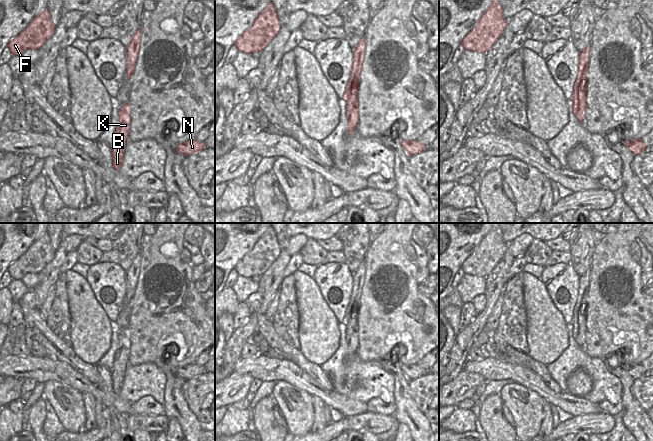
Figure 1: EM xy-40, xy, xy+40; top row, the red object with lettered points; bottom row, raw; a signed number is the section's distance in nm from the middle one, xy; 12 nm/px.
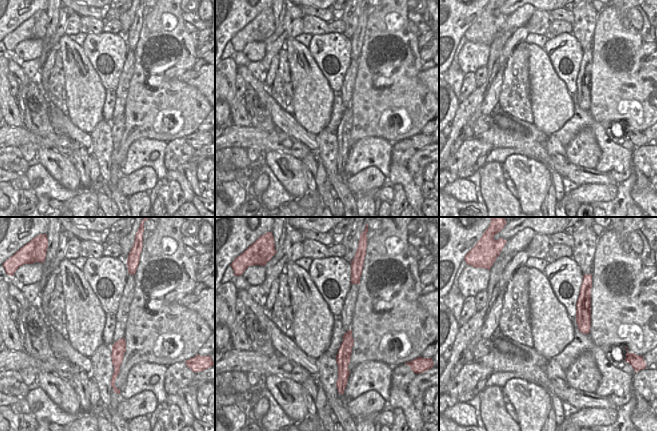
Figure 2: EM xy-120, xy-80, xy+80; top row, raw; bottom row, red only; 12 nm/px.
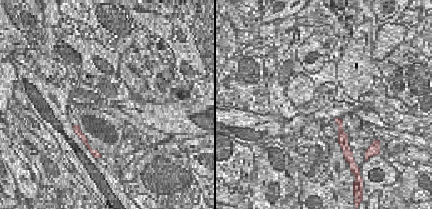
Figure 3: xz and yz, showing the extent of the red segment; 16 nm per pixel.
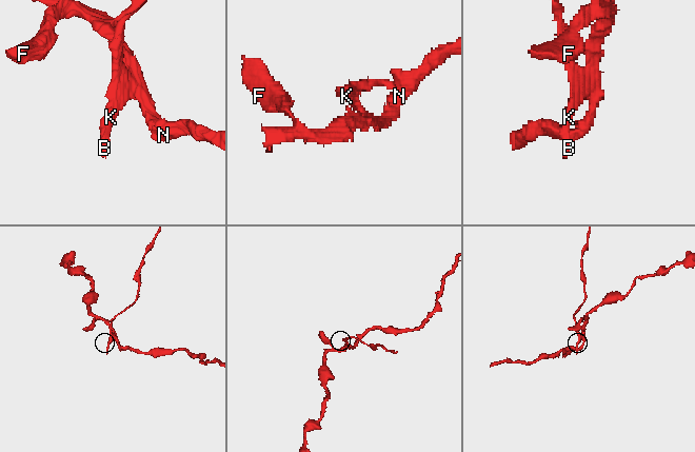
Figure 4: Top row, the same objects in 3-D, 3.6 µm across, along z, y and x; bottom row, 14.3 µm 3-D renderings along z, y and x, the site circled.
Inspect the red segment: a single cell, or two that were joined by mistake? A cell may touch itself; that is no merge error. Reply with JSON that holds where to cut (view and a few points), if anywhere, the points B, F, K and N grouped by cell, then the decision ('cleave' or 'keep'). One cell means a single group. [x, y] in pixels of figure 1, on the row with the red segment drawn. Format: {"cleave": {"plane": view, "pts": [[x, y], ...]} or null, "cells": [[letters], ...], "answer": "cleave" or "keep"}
{"cleave": {"plane": "xy+40", "pts": [[584, 75], [579, 89], [579, 120]]}, "cells": [["B", "K"], ["F", "N"]], "answer": "cleave"}

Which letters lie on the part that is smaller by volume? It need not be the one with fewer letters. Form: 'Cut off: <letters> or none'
Cut off: B, K

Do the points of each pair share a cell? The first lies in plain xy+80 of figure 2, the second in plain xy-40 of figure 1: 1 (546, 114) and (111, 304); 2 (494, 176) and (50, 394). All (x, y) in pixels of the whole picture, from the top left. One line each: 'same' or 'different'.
1: different
2: different

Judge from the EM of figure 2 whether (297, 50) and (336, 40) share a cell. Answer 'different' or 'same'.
different

